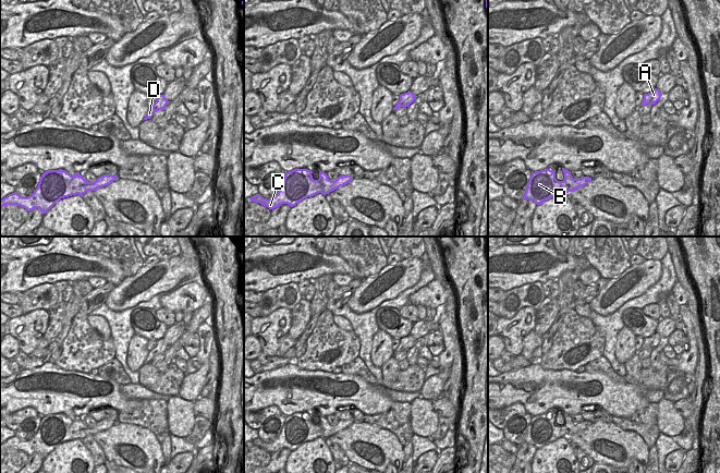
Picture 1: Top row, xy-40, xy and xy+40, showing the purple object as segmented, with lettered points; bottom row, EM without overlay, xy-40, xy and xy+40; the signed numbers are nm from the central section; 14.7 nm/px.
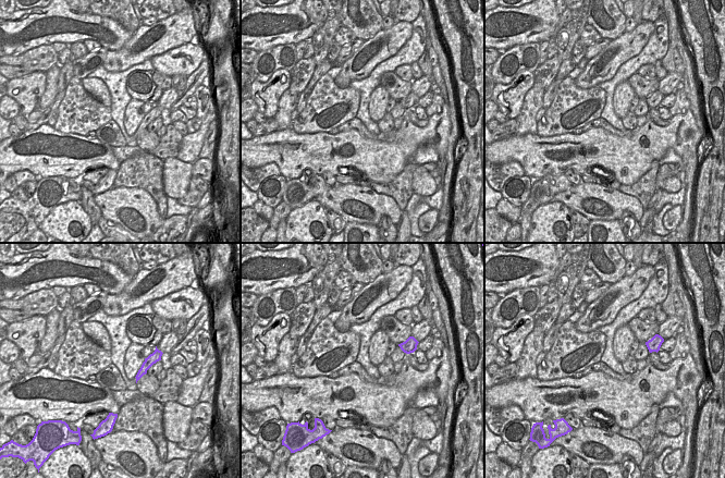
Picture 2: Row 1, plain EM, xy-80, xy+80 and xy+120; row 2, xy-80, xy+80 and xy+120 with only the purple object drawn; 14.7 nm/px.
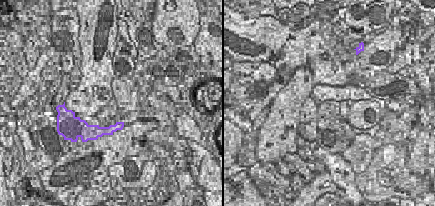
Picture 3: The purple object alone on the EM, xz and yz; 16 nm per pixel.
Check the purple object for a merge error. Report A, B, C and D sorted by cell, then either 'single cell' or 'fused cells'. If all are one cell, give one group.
A B C D | single cell

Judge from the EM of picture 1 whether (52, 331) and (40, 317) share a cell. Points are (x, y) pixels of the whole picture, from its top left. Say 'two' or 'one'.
two

